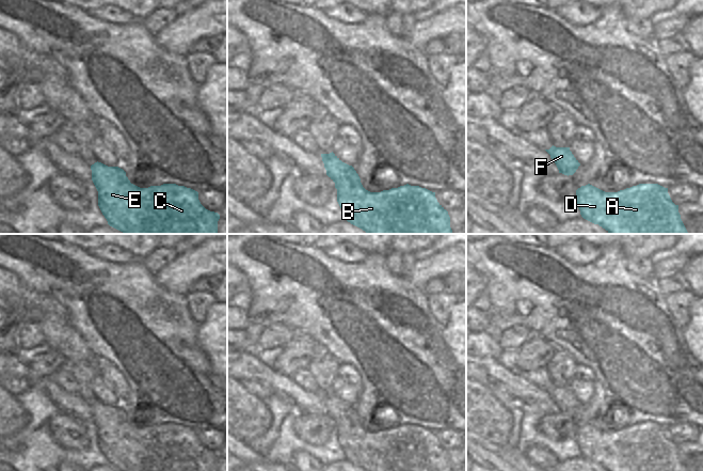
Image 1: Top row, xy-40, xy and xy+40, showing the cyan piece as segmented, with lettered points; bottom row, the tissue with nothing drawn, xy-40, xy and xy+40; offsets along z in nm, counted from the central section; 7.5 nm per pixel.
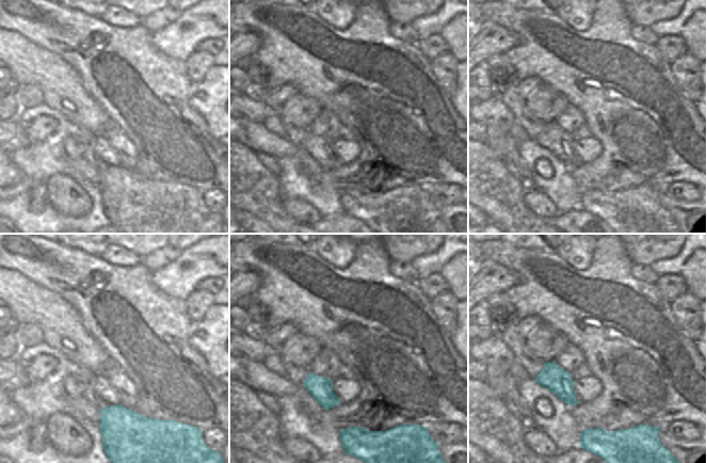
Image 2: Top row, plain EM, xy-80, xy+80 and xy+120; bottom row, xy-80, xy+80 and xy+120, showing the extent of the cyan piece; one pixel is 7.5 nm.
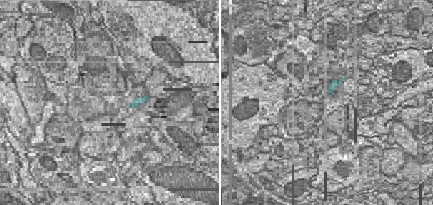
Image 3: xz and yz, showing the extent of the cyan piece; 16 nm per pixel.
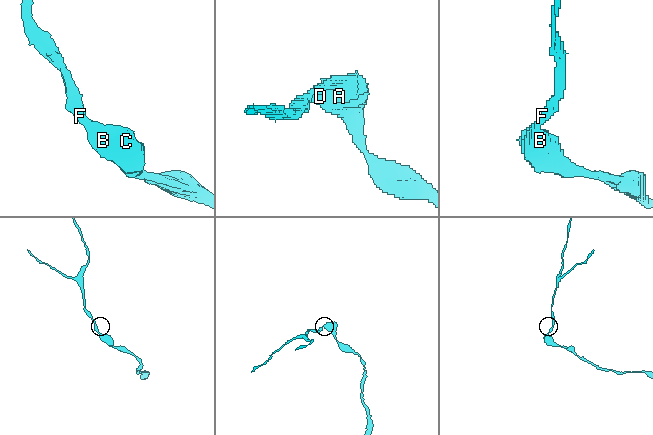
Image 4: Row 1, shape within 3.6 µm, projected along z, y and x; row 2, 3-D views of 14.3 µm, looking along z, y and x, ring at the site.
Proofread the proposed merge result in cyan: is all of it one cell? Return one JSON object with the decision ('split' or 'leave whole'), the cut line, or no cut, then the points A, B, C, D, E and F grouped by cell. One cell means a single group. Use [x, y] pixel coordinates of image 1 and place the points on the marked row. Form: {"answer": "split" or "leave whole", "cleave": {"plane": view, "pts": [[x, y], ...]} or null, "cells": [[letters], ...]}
{"answer": "leave whole", "cleave": null, "cells": [["A", "B", "C", "D", "E", "F"]]}

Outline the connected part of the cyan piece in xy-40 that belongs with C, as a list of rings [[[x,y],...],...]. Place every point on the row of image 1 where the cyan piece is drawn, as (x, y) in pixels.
[[[98,161],[91,170],[102,215],[110,226],[124,234],[218,234],[220,215],[201,204],[197,191],[176,184],[140,188],[130,183],[123,169]]]

